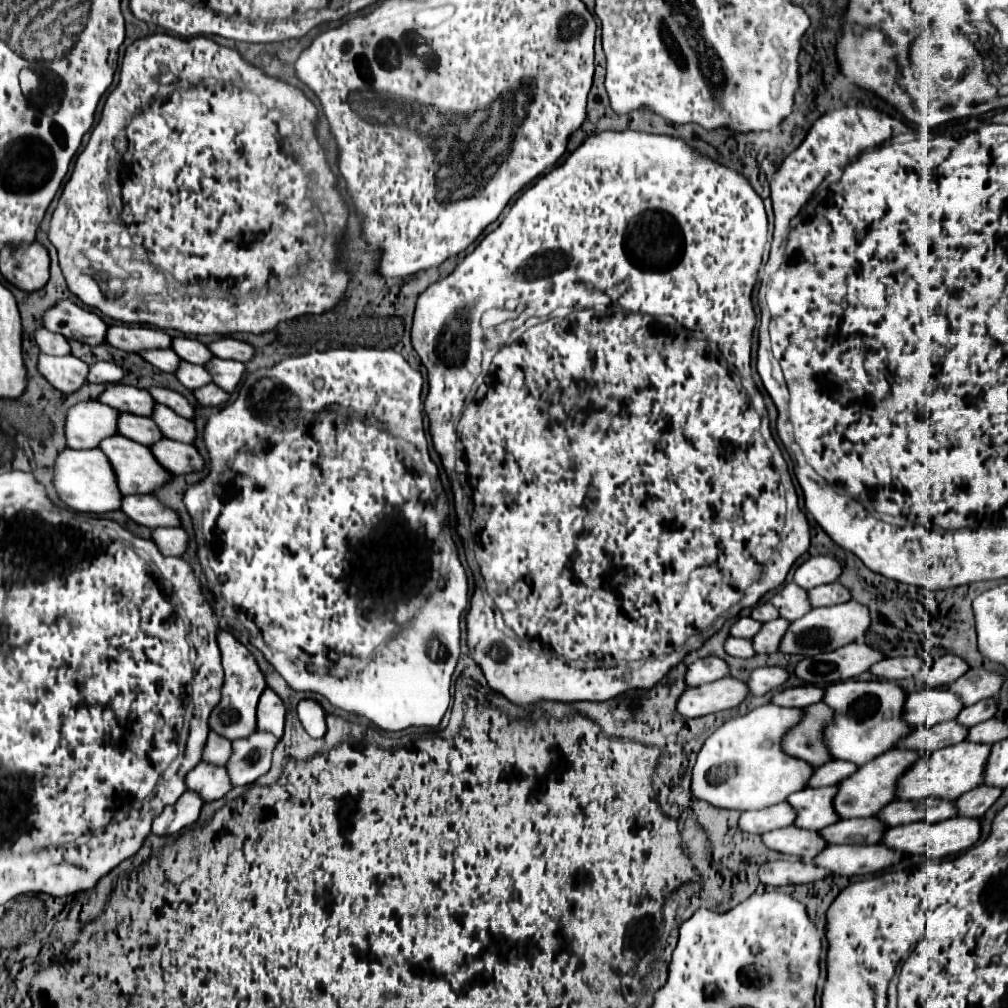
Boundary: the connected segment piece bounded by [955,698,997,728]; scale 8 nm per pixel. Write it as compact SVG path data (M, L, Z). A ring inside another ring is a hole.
M989 698L989 700L981 700L981 702L977 702L977 704L973 704L973 706L965 706L959 714L957 714L957 722L961 724L961 726L975 726L975 724L979 724L979 722L985 722L985 720L989 720L989 718L993 718L993 714L995 714L995 710L997 710L997 698Z

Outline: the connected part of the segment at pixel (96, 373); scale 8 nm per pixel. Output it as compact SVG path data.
M95 362L89 366L87 382L97 382L97 384L113 384L121 380L121 368L113 362Z

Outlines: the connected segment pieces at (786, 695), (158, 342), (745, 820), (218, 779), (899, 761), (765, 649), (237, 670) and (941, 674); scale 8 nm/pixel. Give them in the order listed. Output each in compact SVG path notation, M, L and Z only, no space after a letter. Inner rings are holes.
M797 686L787 688L781 692L775 692L771 702L777 706L789 706L789 708L805 708L809 704L815 704L821 700L821 688L817 686Z
M115 324L107 328L105 342L125 352L139 352L139 350L149 350L149 348L169 348L171 336L159 328Z
M787 802L761 808L761 810L751 810L743 812L739 818L739 830L749 832L749 834L763 834L773 828L785 828L793 824L793 808Z
M205 762L197 764L185 776L185 786L187 786L187 790L197 792L203 802L219 800L231 790L229 776L225 774L225 768L223 766L209 766Z
M887 750L881 756L873 758L871 762L857 768L855 774L845 778L837 784L837 794L833 798L833 808L839 818L869 818L875 816L877 810L893 800L893 782L897 780L897 774L909 766L909 762L915 762L921 758L921 752L911 750Z
M775 618L775 620L763 622L761 630L751 638L753 650L755 650L757 654L771 654L771 652L777 652L781 634L785 634L787 626L789 626L789 620L785 620L785 618Z
M219 632L217 634L217 644L221 650L221 662L225 670L225 680L221 686L221 700L211 716L211 726L213 730L227 738L227 740L237 740L237 738L247 738L249 734L255 732L255 708L261 692L265 690L265 680L263 674L251 656L251 652L239 644L229 632Z
M947 654L947 656L937 658L929 670L919 670L915 674L915 678L929 684L931 688L939 688L939 686L953 684L967 670L969 670L969 666L965 660L961 660L959 656Z

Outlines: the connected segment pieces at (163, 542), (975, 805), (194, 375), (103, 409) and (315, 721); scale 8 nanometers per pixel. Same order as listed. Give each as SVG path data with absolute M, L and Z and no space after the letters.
M153 528L151 538L163 556L181 556L187 548L187 534L183 528Z
M977 786L969 792L965 792L961 798L957 798L955 810L957 816L965 816L965 818L981 818L985 814L985 810L999 798L1001 788L989 788L989 786Z
M185 360L179 362L179 366L173 374L189 390L195 390L197 386L205 386L205 384L211 382L211 378L209 378L209 374L205 372L203 366L197 366L197 364L191 364L191 362L185 362Z
M77 402L65 416L67 448L97 448L101 438L117 432L119 412L101 402Z
M301 700L299 706L297 706L297 714L299 714L299 720L301 720L305 732L311 738L323 738L323 734L327 730L325 712L323 712L323 708L317 702Z

